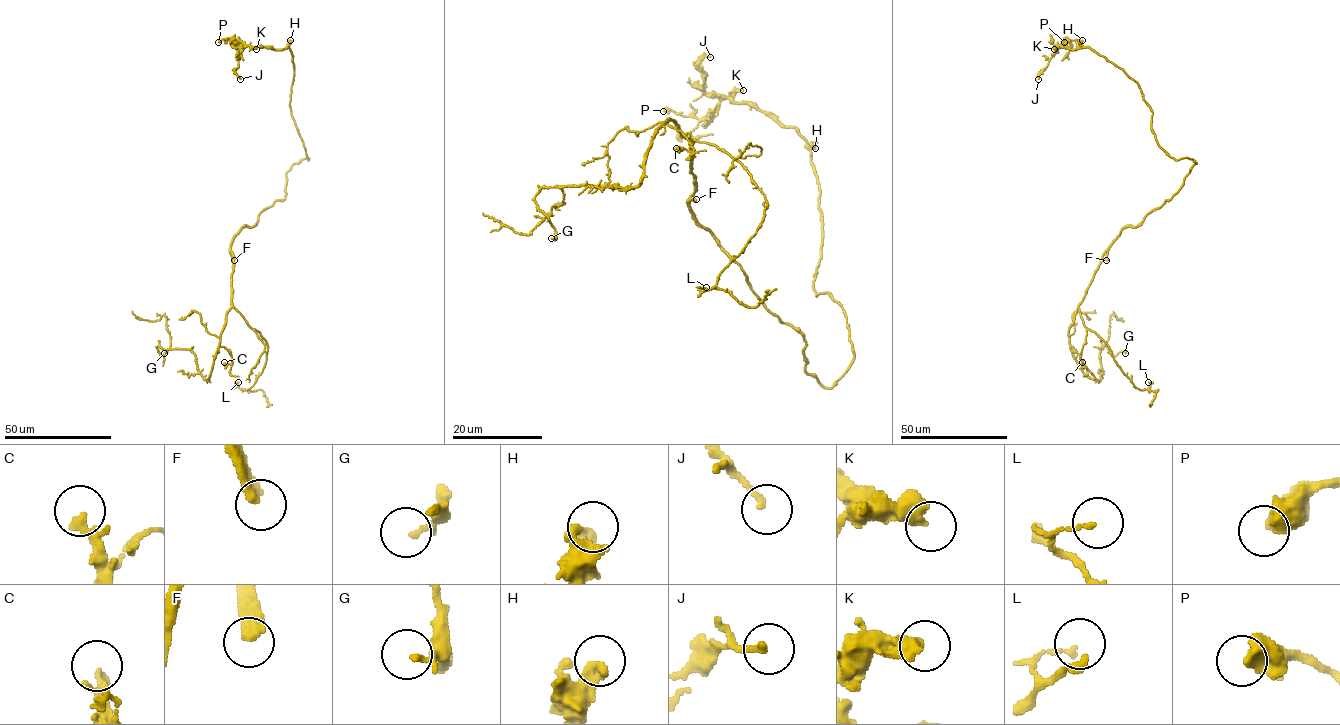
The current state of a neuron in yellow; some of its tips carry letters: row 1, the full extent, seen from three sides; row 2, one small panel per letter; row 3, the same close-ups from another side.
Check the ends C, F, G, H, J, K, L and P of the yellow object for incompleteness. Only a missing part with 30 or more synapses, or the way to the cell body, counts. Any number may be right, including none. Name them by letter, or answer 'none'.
F

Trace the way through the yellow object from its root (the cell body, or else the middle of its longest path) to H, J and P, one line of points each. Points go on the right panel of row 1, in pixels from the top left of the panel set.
H: (1150, 213), (1177, 192), (1196, 163), (1175, 159), (1158, 145), (1139, 85), (1082, 40)
J: (1150, 213), (1177, 192), (1196, 163), (1175, 159), (1158, 145), (1139, 85), (1087, 47), (1058, 45), (1038, 79)
P: (1150, 213), (1196, 163), (1158, 145), (1151, 108), (1121, 69), (1064, 42)

